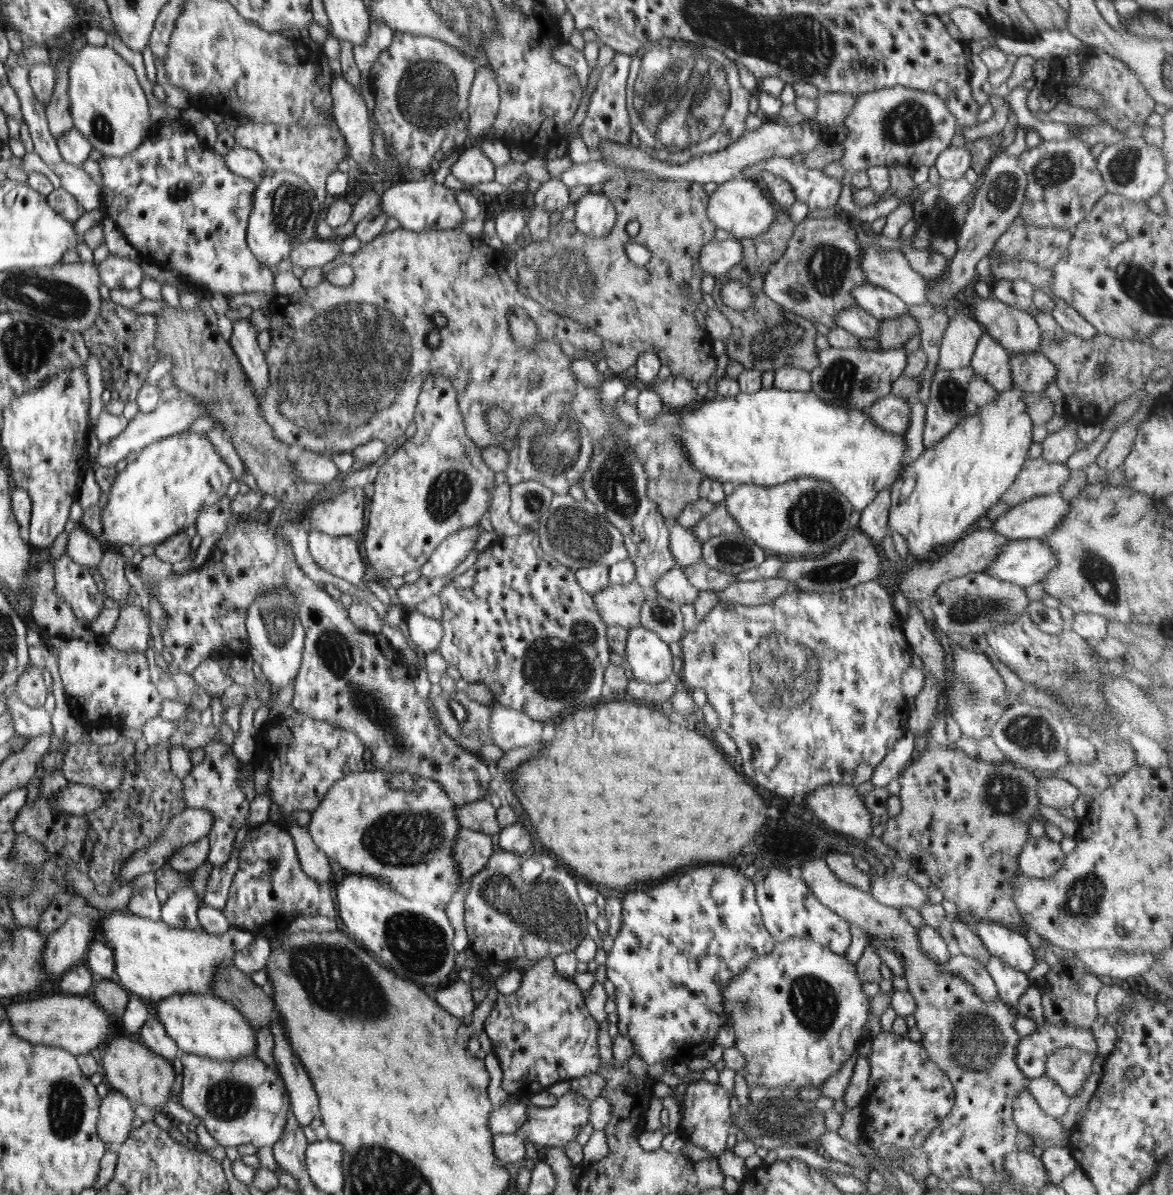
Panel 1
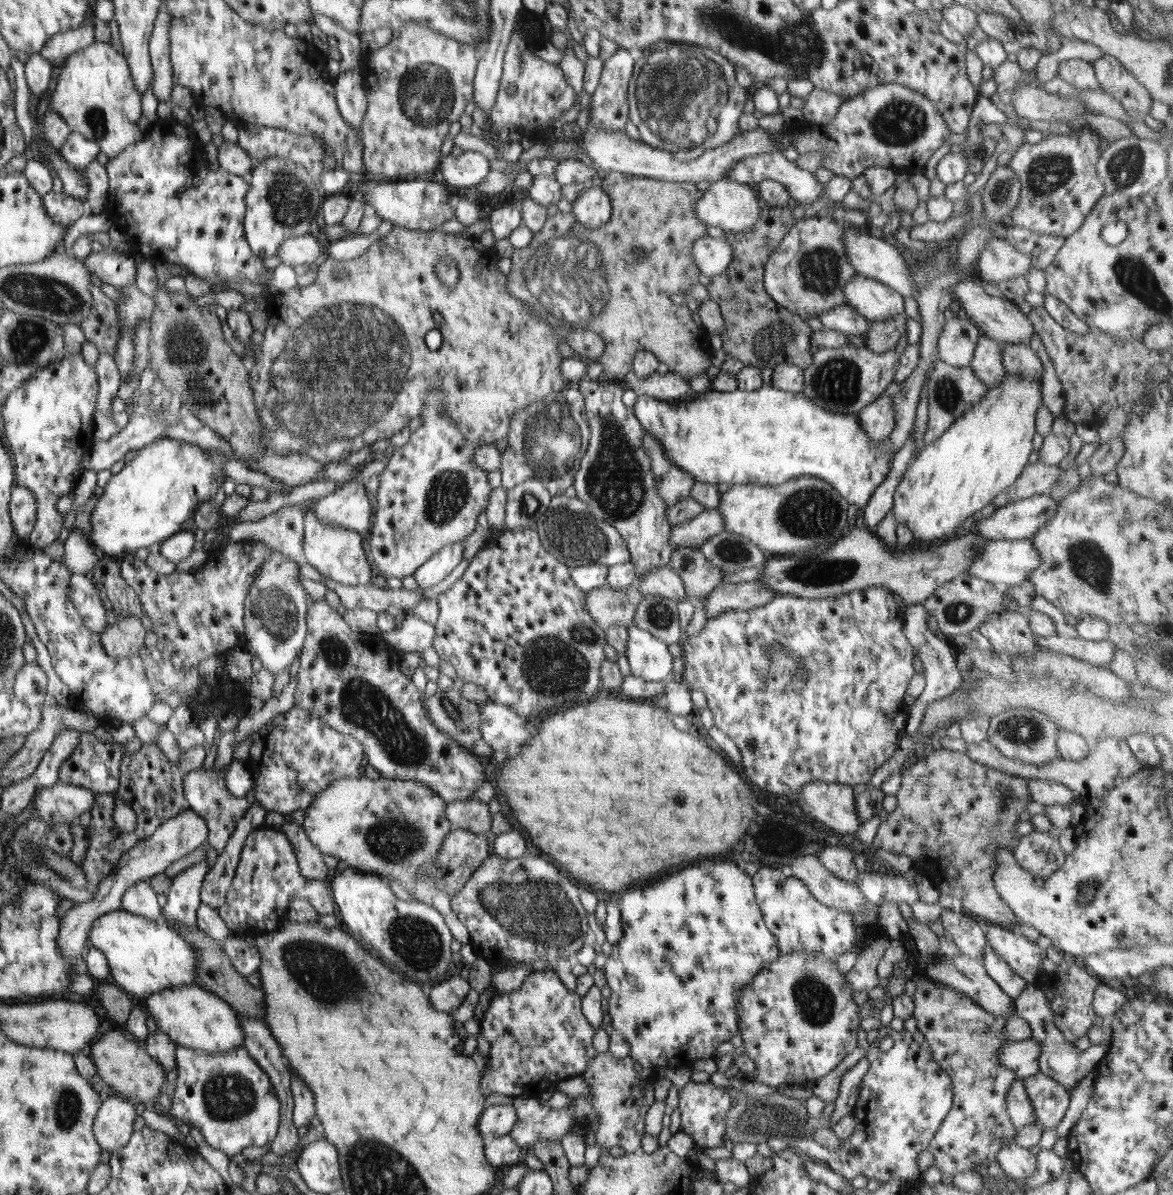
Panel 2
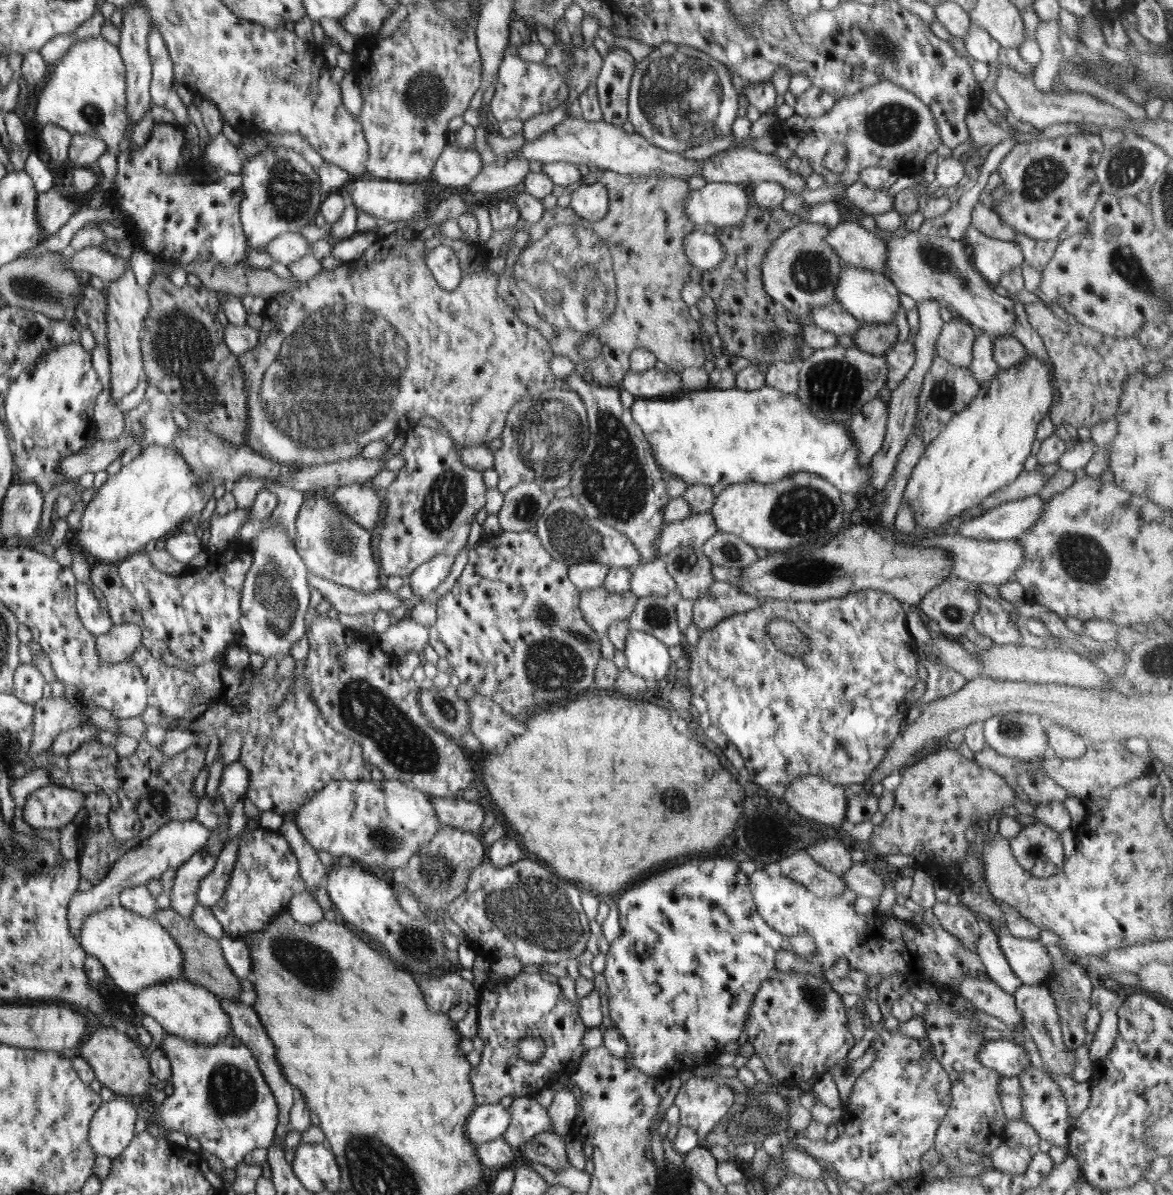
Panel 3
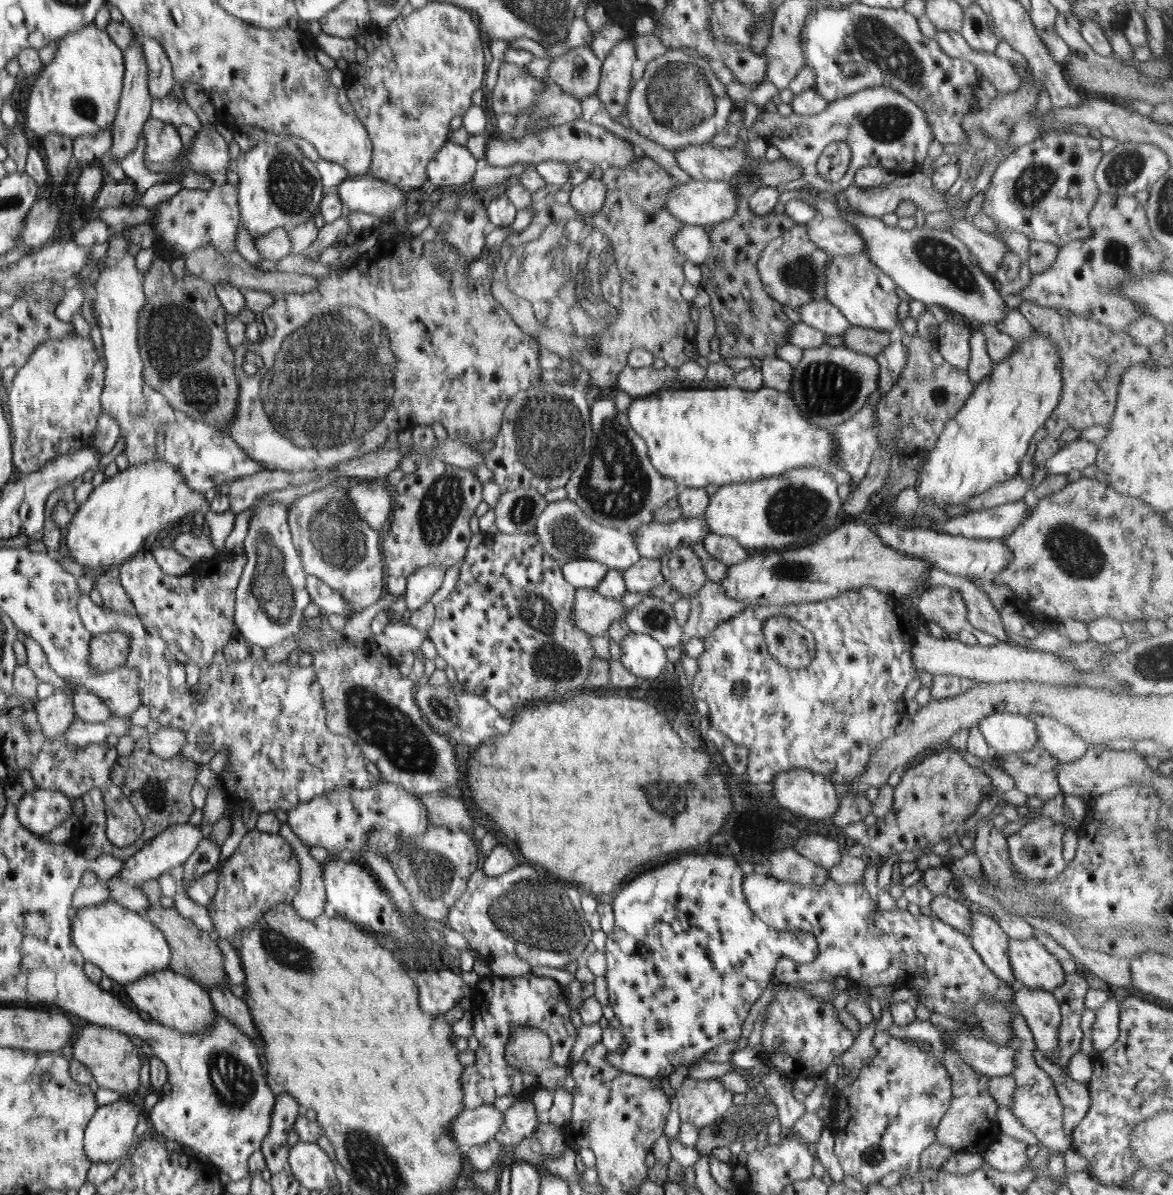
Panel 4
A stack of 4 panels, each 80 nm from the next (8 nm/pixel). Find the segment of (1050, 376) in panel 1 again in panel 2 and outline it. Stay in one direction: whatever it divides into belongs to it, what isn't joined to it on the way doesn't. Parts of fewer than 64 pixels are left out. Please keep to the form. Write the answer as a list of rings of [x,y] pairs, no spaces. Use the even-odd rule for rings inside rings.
[[[1002,344],[1002,360],[1007,374],[1021,374],[1041,380],[1044,365],[1035,350],[1028,344]]]

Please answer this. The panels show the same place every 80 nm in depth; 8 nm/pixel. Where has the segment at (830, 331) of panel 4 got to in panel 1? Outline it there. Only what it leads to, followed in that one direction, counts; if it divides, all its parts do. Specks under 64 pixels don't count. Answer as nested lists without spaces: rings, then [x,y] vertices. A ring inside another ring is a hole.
[[[854,305],[839,312],[835,324],[859,338],[876,338],[879,335],[881,320]]]

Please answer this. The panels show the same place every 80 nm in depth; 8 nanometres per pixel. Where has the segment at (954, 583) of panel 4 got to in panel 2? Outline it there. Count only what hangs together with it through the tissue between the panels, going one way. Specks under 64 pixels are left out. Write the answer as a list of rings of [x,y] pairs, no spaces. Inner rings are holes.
[[[1018,611],[993,612],[978,630],[1002,656],[1016,654],[1018,650],[1036,653],[1041,648],[1034,641],[1028,622],[1028,615]]]

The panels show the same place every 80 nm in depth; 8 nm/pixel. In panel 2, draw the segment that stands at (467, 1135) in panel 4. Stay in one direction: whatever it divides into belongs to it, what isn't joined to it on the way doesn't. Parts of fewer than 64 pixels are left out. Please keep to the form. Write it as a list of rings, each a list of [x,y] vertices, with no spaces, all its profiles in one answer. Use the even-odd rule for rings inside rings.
[[[486,1104],[476,1128],[482,1140],[487,1141],[493,1137],[510,1135],[514,1125],[516,1125],[516,1110],[513,1105],[491,1106]]]

